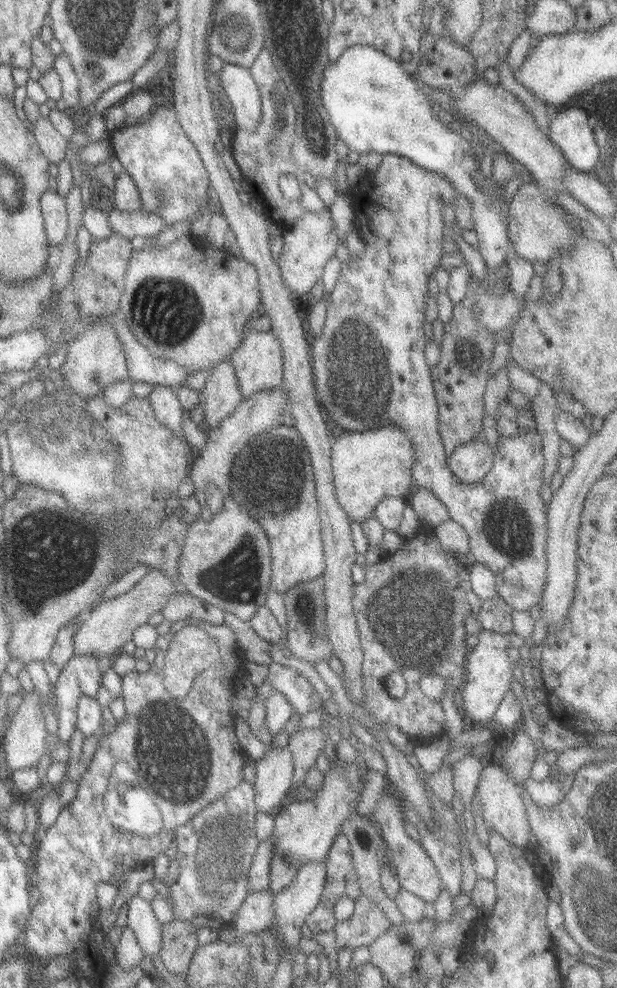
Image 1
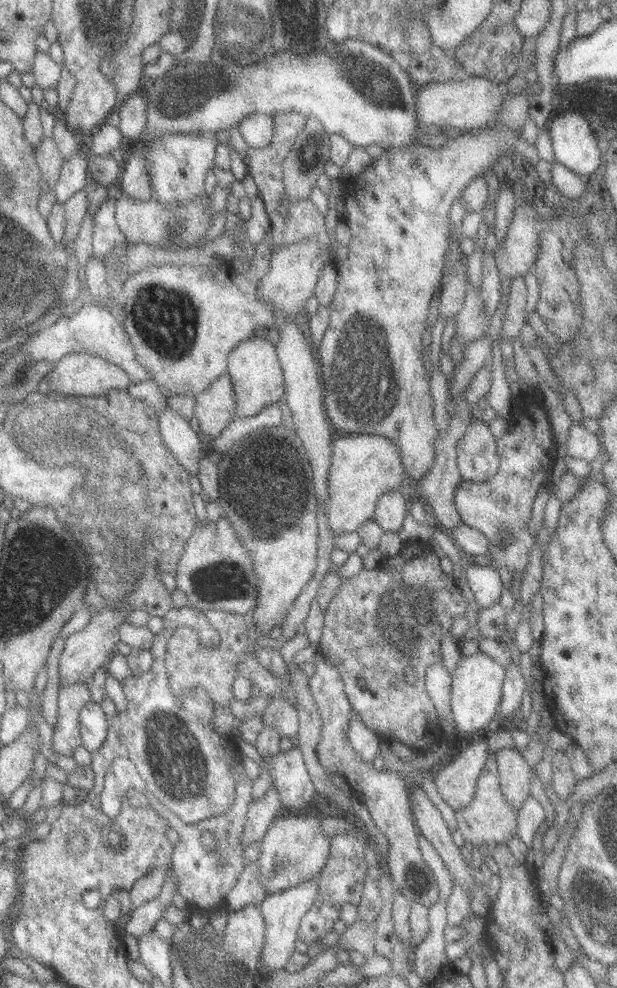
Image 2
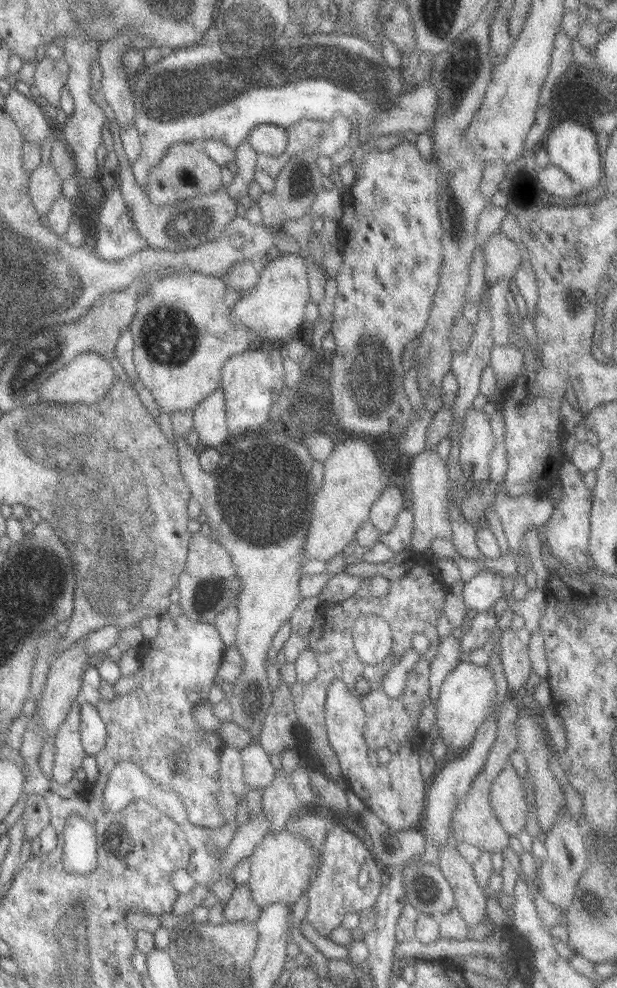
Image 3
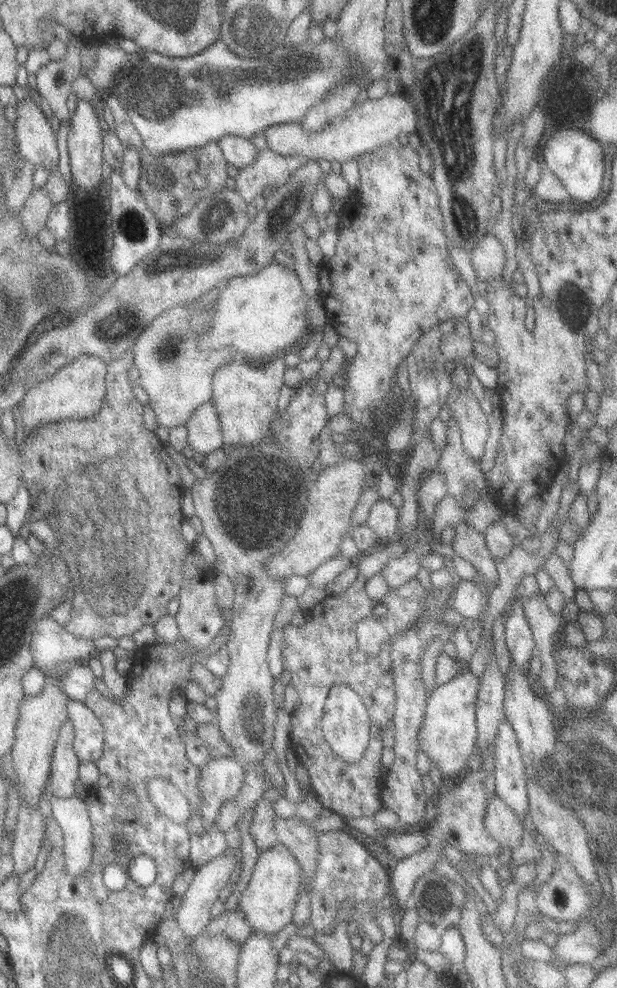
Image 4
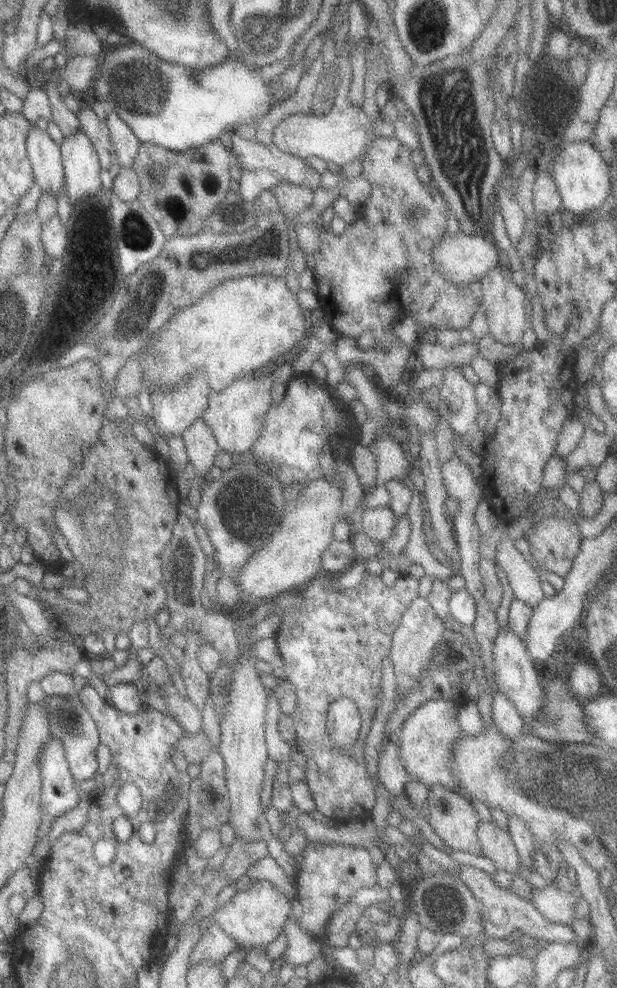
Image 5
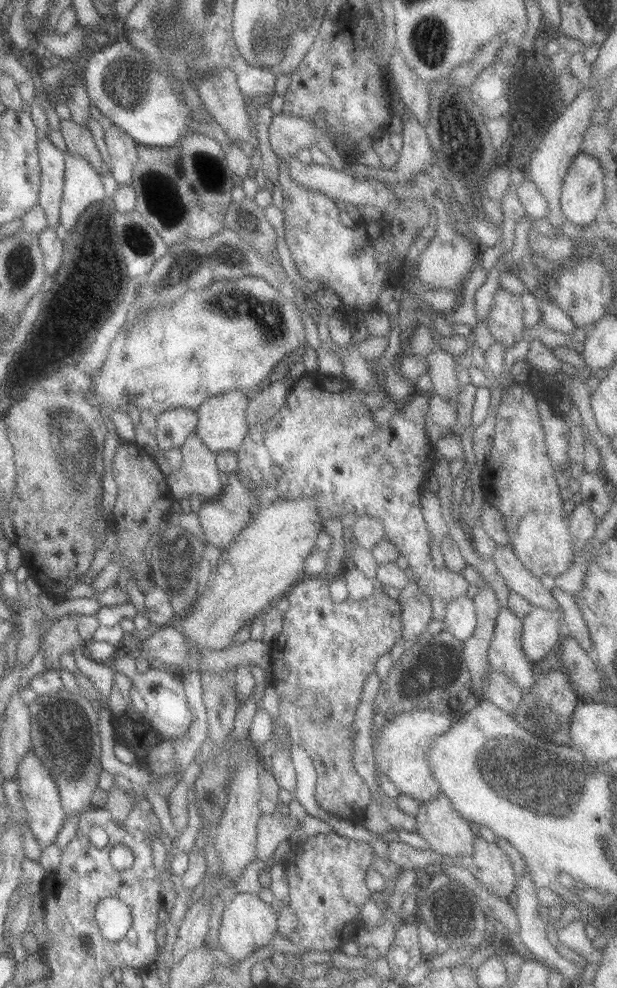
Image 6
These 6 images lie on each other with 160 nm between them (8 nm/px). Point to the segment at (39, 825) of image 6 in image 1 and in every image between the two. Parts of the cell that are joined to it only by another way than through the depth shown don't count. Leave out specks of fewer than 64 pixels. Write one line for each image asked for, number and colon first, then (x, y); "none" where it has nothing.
1: (80, 676)
2: (65, 736)
3: (67, 752)
4: (63, 763)
5: (59, 793)

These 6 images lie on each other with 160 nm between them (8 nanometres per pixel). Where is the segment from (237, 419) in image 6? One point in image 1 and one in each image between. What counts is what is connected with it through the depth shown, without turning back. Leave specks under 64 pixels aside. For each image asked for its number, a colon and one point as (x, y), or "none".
1: (257, 365)
2: (256, 378)
3: (250, 382)
4: (244, 397)
5: (235, 415)

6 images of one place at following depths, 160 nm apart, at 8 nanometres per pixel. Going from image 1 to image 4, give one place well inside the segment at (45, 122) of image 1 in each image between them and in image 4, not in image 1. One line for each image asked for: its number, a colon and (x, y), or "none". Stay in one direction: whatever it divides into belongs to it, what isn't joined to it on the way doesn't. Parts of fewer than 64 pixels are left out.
2: (47, 157)
3: (43, 185)
4: (34, 212)

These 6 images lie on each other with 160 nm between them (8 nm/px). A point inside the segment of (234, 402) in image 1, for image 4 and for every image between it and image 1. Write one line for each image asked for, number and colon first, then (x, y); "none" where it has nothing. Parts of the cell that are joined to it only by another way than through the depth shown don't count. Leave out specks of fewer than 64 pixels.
2: (213, 406)
3: (208, 417)
4: (203, 435)

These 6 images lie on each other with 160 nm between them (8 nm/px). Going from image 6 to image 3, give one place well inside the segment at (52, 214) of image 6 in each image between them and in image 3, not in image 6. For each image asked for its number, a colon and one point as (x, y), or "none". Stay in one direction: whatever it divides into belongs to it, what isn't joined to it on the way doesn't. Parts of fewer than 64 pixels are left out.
3: (34, 126)
4: (35, 141)
5: (43, 154)

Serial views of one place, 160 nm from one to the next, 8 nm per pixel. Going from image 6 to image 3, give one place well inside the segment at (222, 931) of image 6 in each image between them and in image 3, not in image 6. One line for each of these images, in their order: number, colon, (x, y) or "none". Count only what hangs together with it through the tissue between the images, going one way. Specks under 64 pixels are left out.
3: (280, 864)
4: (267, 903)
5: (254, 917)

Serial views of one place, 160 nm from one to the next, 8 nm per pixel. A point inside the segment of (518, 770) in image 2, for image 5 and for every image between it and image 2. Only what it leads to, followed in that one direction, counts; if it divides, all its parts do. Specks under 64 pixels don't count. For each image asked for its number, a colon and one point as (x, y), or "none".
3: (508, 804)
4: (501, 824)
5: (495, 846)

